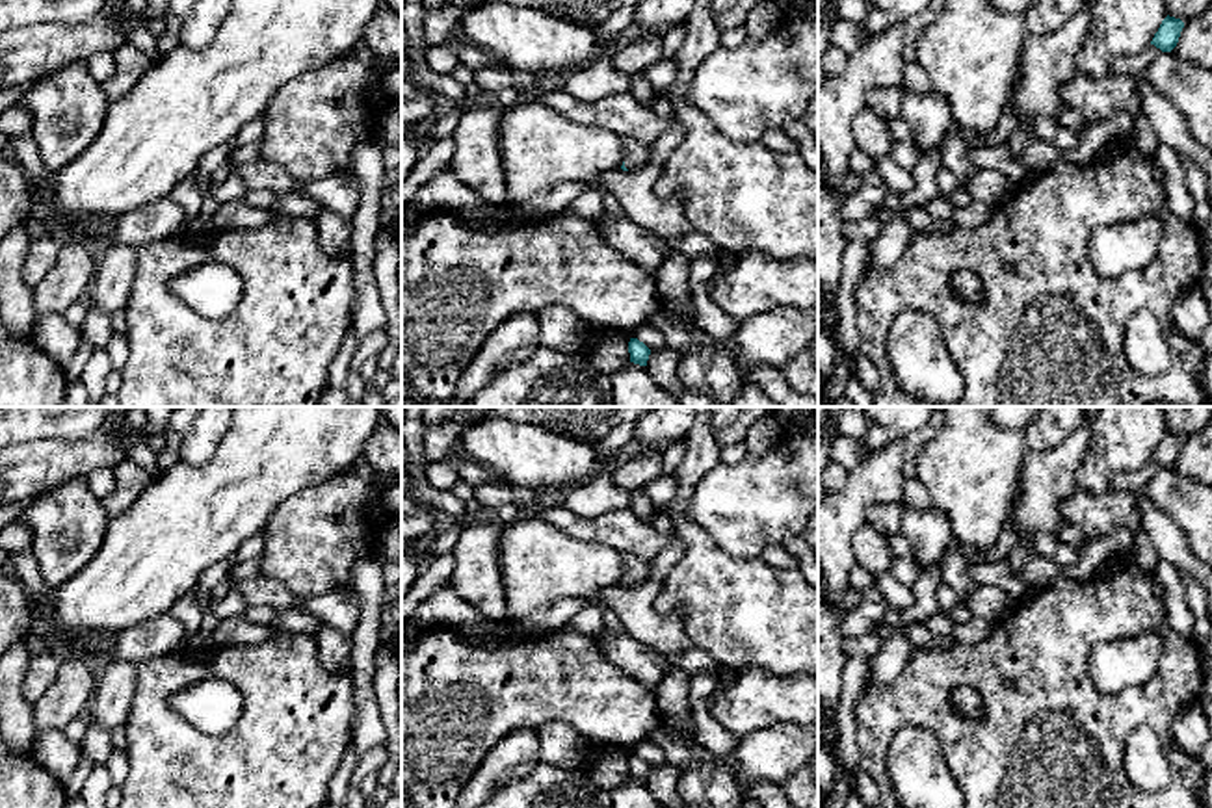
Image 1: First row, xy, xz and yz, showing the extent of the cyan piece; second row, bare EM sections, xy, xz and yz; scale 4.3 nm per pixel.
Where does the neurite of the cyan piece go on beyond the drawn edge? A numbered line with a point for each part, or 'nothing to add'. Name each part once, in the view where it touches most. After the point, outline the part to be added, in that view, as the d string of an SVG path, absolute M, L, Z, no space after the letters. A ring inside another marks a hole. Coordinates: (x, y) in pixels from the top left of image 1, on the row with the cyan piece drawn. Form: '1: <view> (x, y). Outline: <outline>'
1: xz (636, 155). Outline: M626 139L626 156L625 156L625 167L628 171L638 169L647 162L649 147L639 145L634 139Z

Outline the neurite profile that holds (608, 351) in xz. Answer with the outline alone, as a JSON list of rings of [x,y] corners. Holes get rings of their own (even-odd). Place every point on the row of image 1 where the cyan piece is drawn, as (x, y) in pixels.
[[[599,331],[584,351],[587,362],[612,377],[630,364],[630,336],[615,331]]]

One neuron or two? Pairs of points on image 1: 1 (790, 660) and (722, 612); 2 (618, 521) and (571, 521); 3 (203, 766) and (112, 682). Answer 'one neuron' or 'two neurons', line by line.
1: one neuron
2: one neuron
3: two neurons

